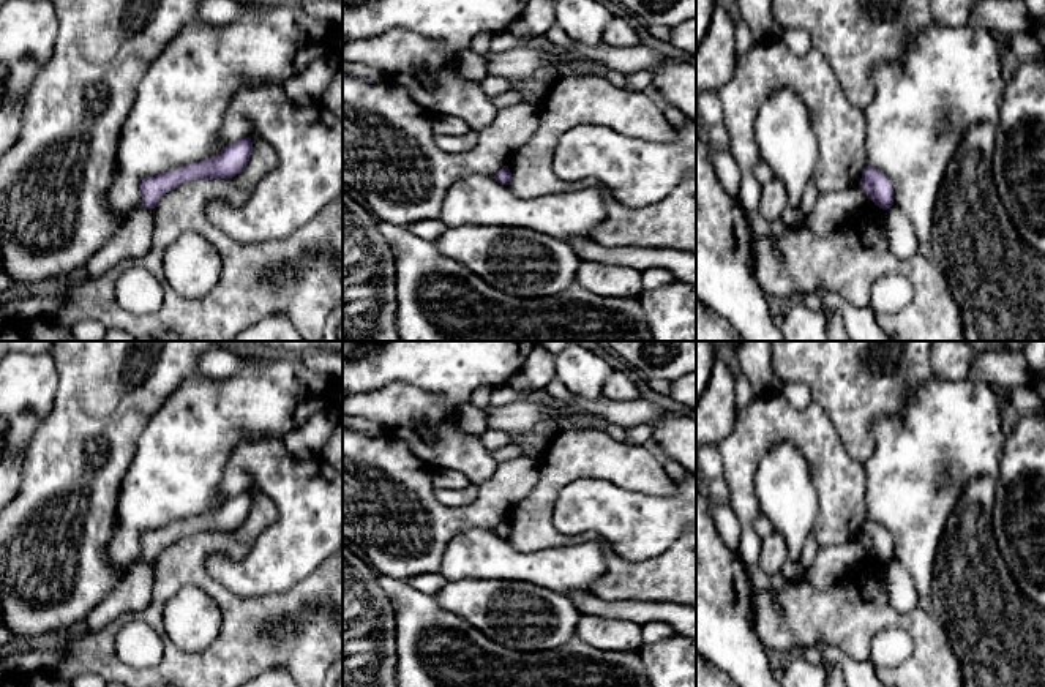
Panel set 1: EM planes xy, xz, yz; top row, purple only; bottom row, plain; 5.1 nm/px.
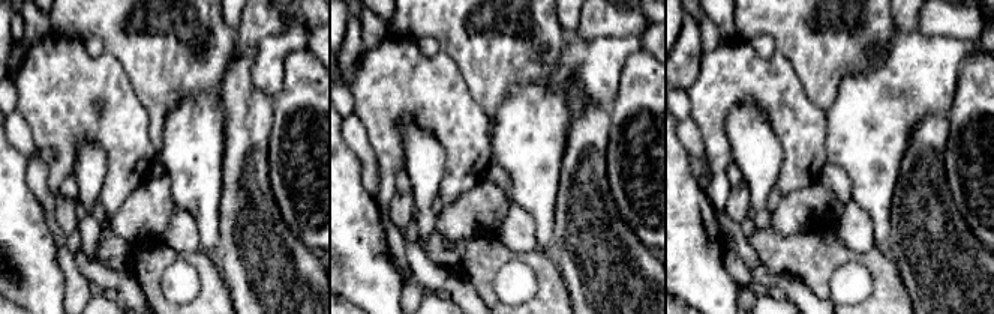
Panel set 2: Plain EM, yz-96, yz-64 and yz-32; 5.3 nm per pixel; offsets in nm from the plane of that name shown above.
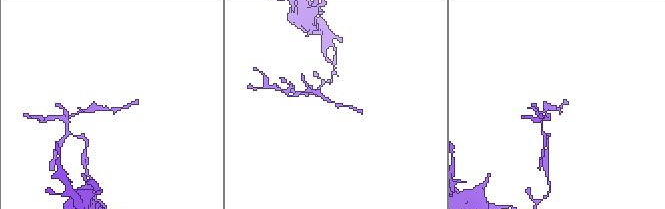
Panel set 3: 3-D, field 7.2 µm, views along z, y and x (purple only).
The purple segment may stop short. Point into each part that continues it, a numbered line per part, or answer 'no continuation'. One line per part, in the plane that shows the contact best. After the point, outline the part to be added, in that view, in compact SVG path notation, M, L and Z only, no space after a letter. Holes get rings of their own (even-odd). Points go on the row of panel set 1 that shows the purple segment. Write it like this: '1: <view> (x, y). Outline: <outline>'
no continuation

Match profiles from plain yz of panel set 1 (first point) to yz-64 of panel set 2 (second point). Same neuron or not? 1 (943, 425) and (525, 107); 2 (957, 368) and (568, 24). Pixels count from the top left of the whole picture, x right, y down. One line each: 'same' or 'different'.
1: same
2: same

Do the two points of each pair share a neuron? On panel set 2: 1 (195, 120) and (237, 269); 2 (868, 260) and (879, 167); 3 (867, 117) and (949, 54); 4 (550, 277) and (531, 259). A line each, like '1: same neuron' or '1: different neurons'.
1: different neurons
2: different neurons
3: same neuron
4: same neuron

